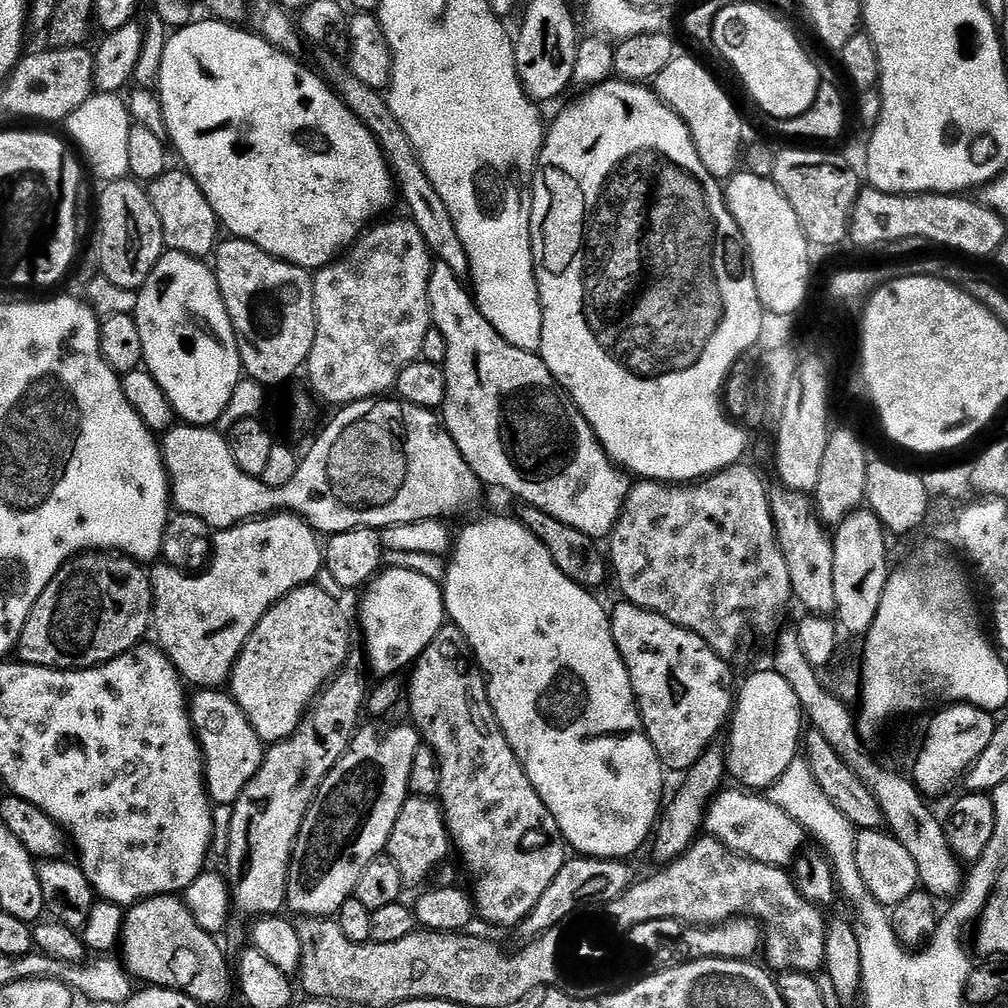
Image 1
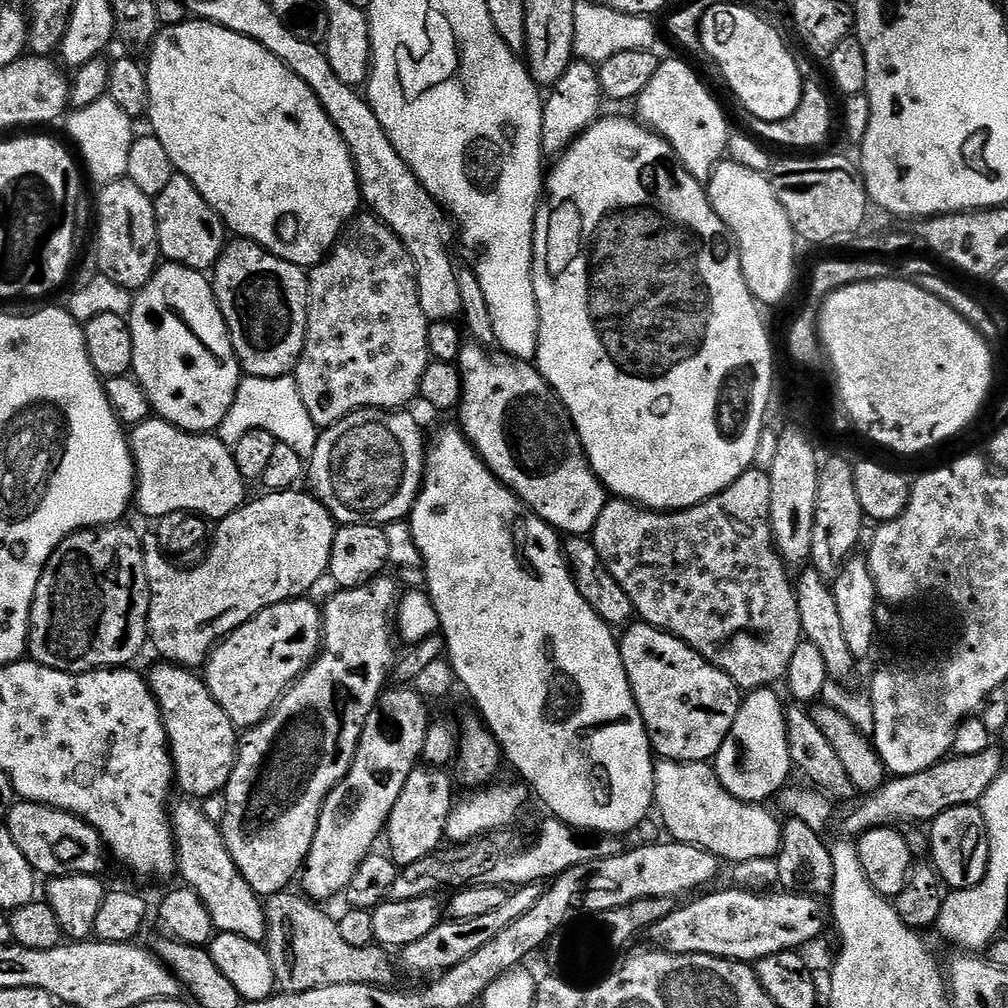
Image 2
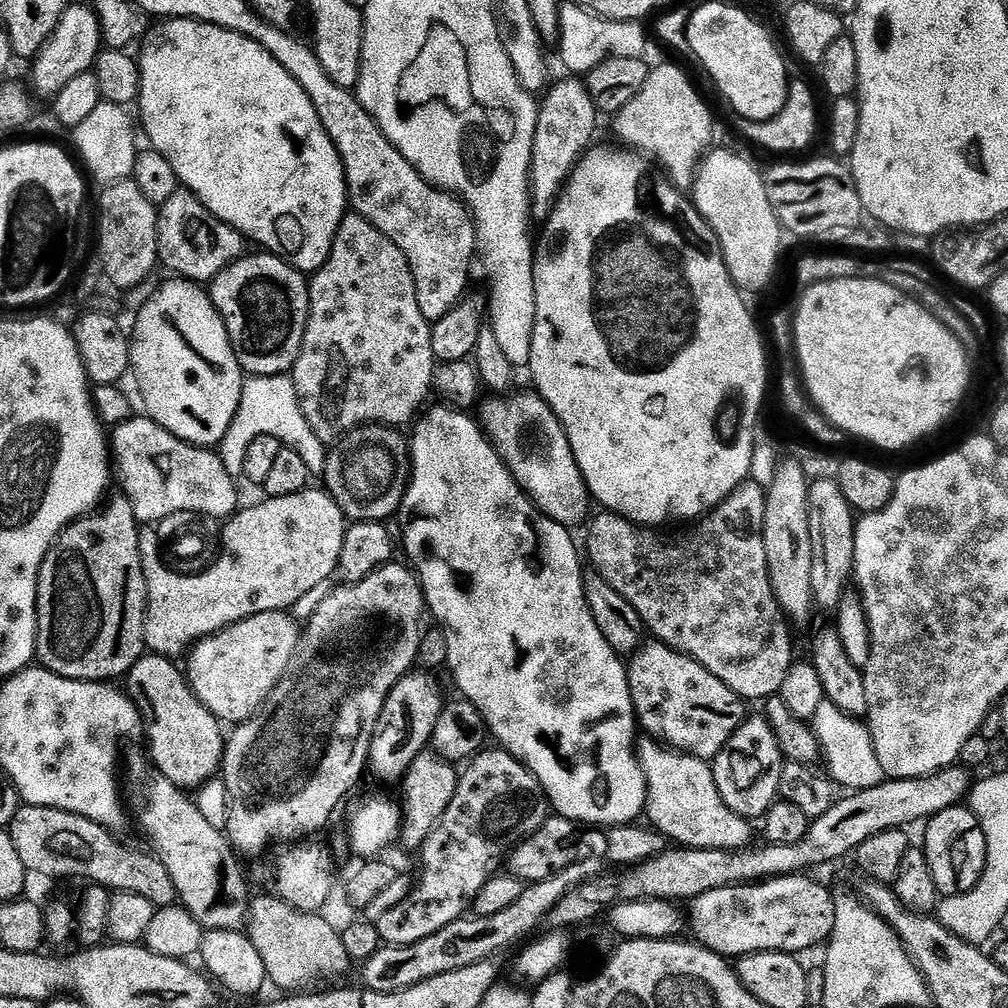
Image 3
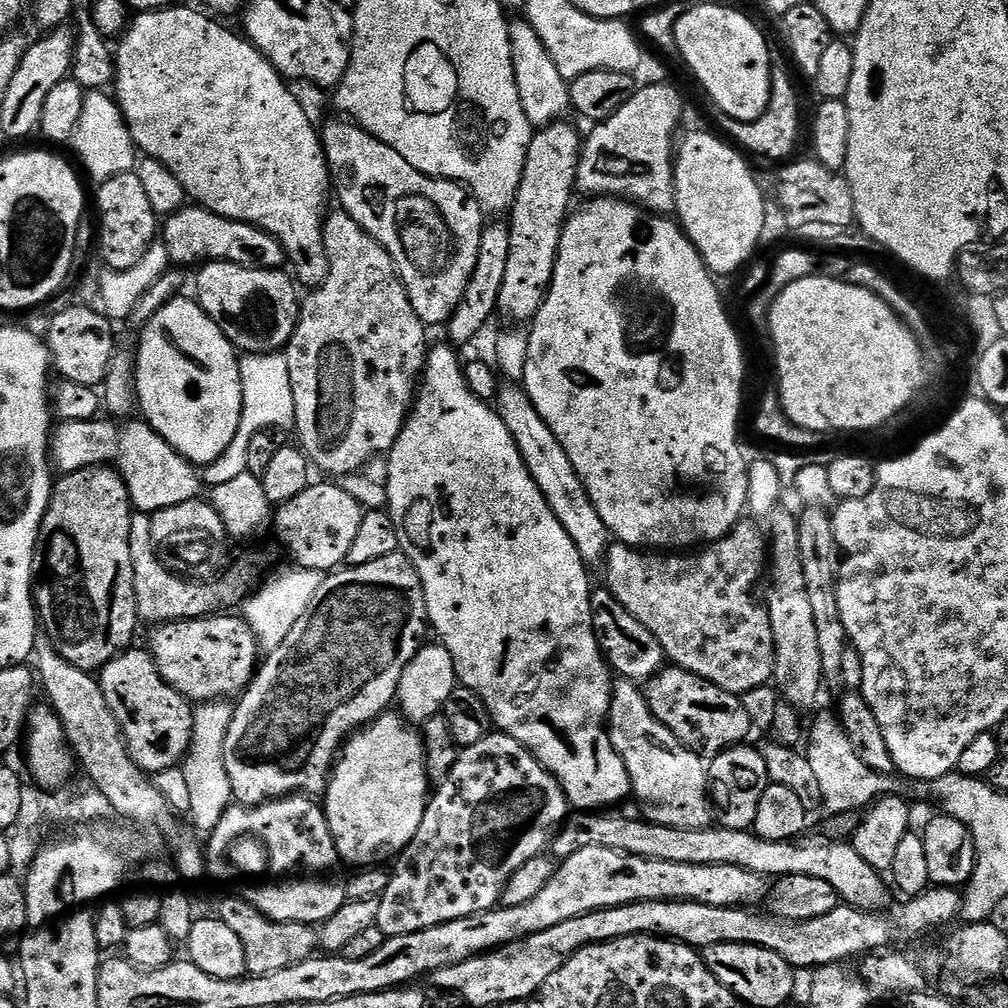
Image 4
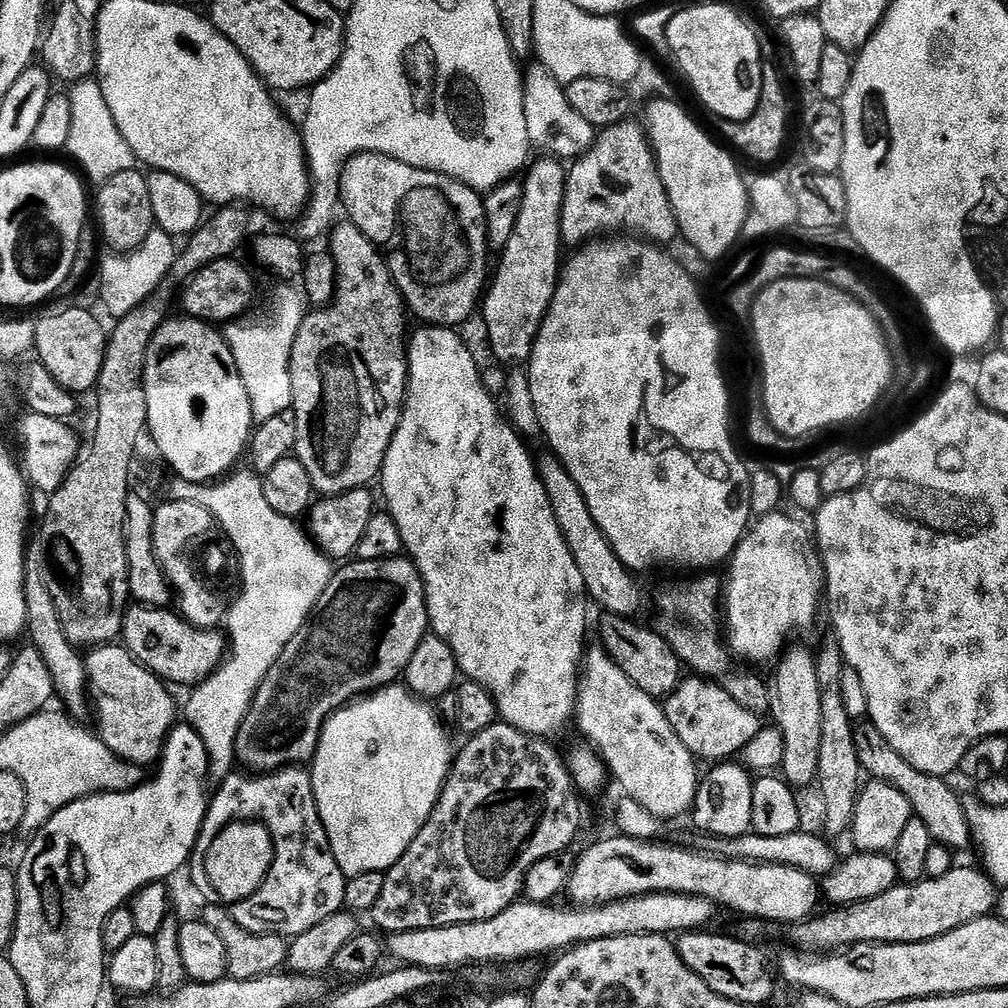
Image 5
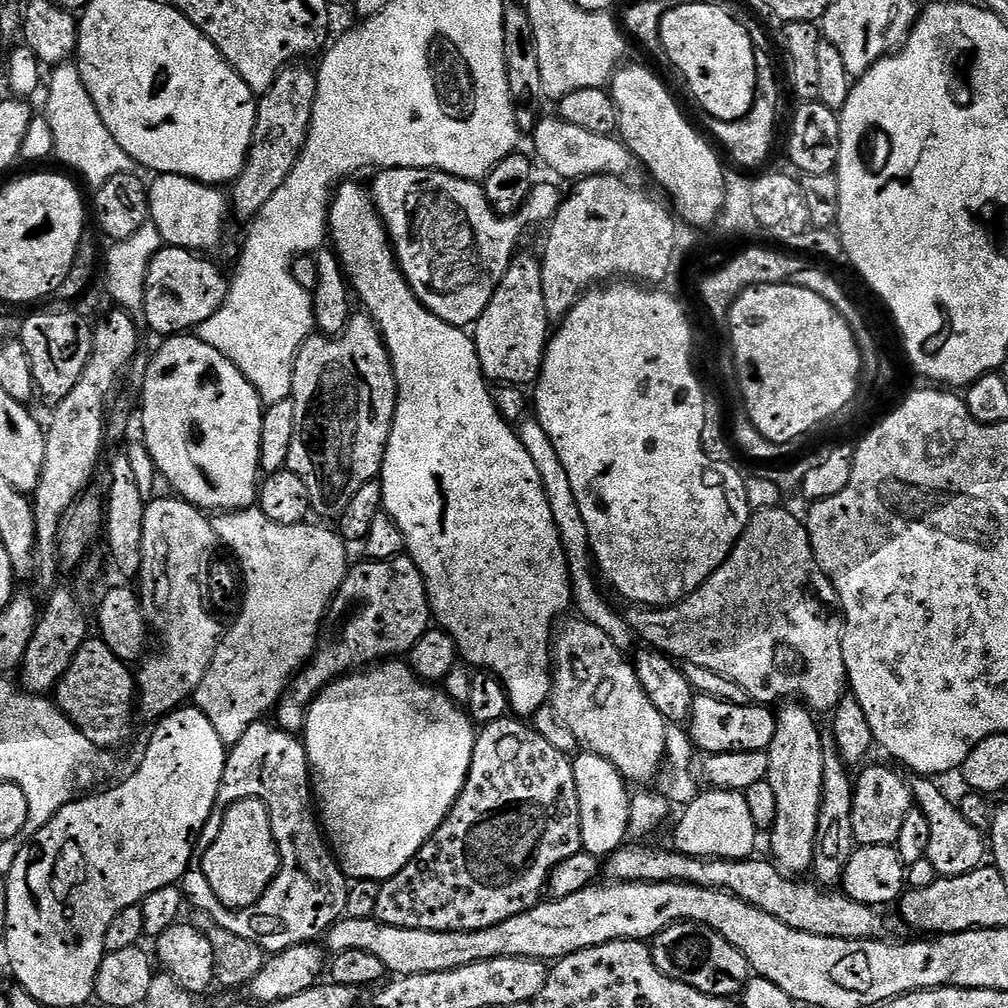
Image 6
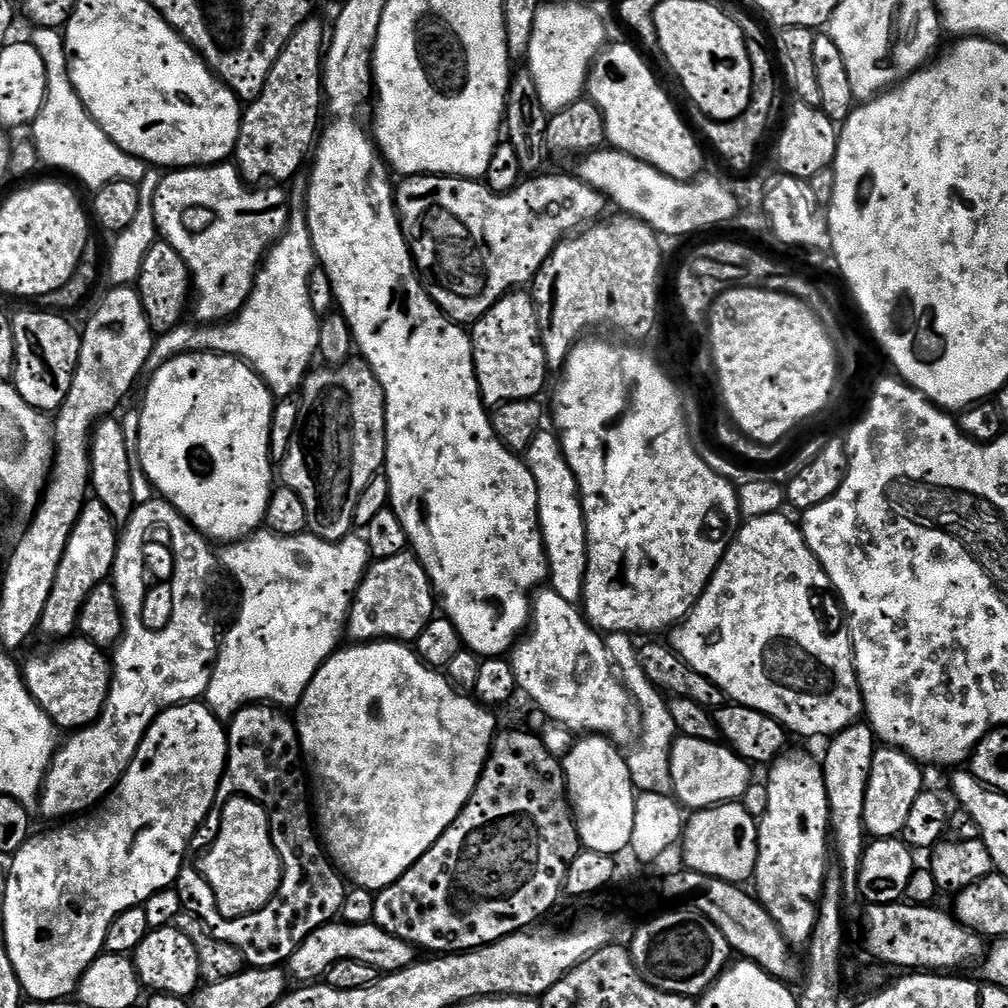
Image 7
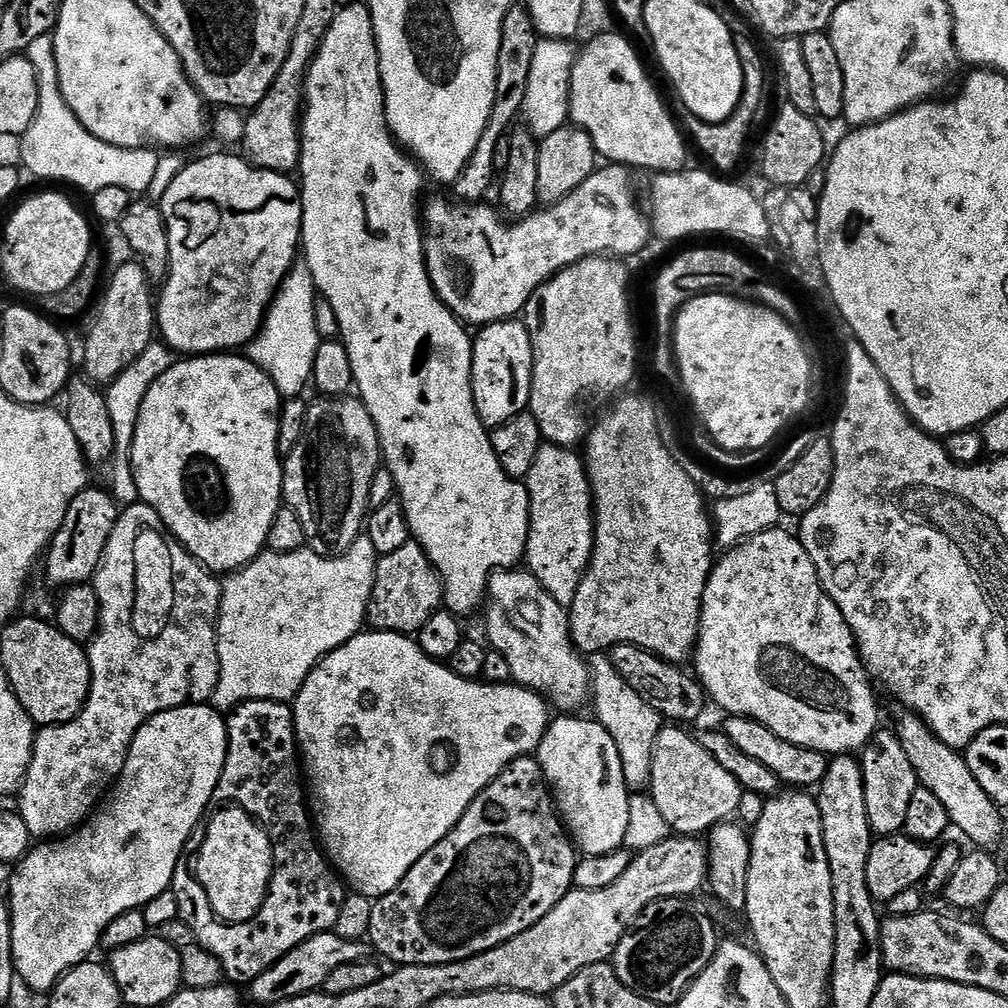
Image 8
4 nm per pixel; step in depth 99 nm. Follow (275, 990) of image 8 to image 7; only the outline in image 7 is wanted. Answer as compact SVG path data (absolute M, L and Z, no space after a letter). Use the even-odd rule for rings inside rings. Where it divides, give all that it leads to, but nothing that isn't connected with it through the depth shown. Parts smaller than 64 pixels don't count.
M333 922L314 930L294 950L294 954L286 962L287 971L291 979L296 982L316 982L327 977L330 966L334 962L366 962L366 966L374 966L382 974L397 972L403 968L409 968L417 963L418 952L412 945L402 942L400 938L394 938L392 934L386 934L377 924L348 924L345 922Z

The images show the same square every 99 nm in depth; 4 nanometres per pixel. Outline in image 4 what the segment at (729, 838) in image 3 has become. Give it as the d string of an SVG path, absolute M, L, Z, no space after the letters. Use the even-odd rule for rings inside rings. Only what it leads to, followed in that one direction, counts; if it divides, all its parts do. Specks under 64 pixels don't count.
M623 678L617 679L615 681L614 687L612 689L612 711L610 713L610 735L612 737L612 745L617 754L624 759L624 765L628 771L628 777L632 780L632 792L634 793L635 799L639 801L642 805L642 812L647 819L651 820L653 824L661 824L662 826L674 826L675 828L681 828L682 830L698 830L699 828L709 827L713 823L714 814L712 818L712 812L714 813L714 804L710 799L710 777L709 769L706 767L705 761L701 757L697 756L691 748L687 748L684 743L676 737L676 735L671 732L666 726L662 726L662 722L658 722L658 718L650 710L648 701L646 699L645 693L640 692L635 683L630 680L625 680Z

